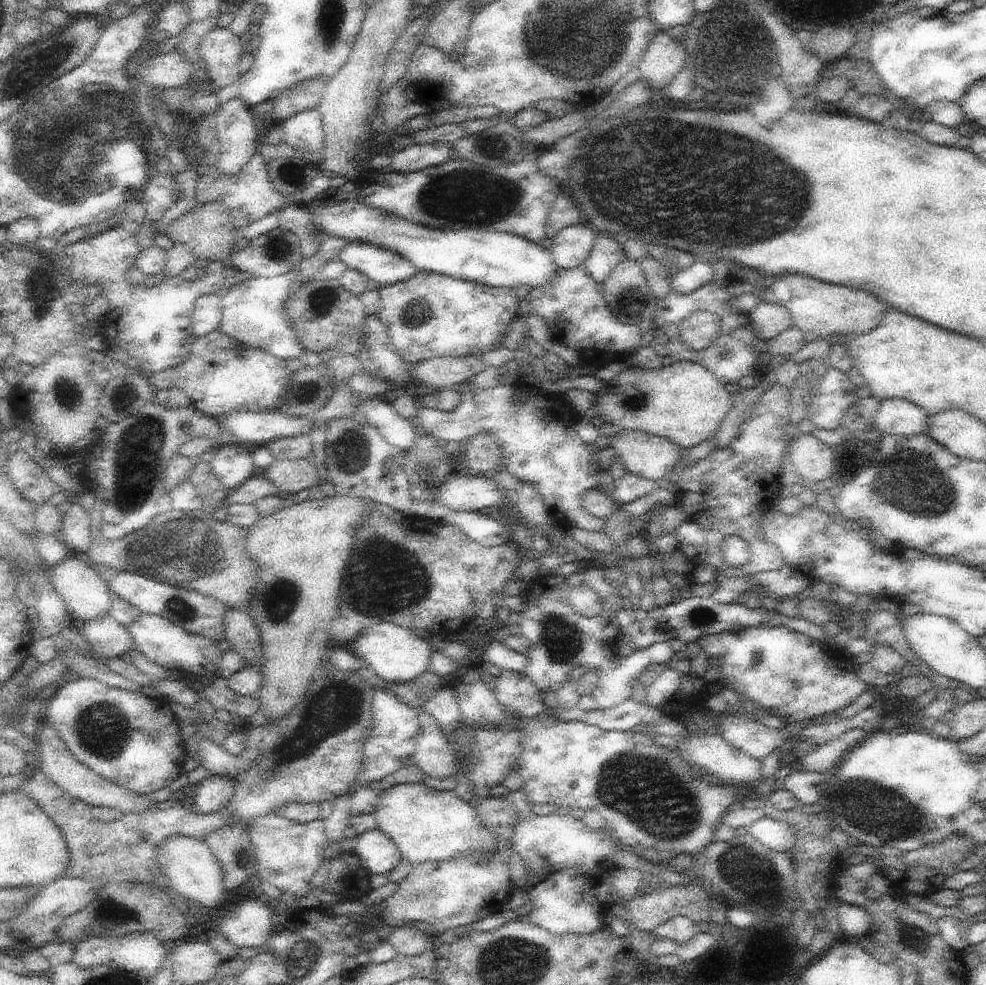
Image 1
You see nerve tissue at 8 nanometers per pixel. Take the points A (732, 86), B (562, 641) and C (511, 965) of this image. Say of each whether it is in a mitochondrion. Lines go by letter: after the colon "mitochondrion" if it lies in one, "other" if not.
A: mitochondrion
B: mitochondrion
C: mitochondrion

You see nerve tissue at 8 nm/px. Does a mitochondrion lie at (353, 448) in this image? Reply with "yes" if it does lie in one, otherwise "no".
yes

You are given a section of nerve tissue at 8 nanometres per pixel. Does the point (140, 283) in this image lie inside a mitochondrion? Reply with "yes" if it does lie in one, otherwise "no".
no

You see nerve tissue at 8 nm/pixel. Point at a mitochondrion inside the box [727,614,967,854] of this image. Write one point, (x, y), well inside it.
(880, 810)

